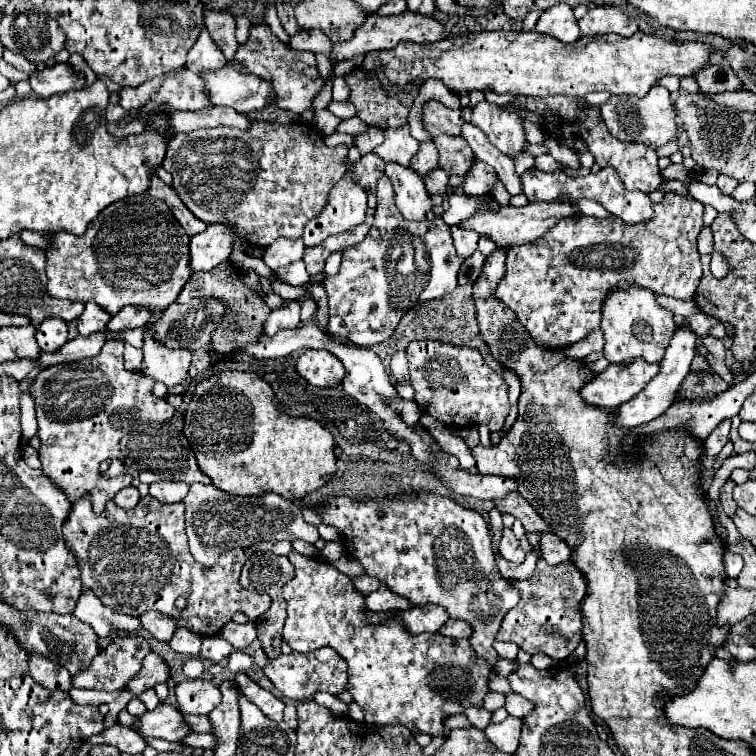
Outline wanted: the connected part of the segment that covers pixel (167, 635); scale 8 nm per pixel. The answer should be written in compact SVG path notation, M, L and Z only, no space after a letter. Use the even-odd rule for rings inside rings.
M144 612L140 616L140 622L158 640L170 640L174 636L176 628L178 628L176 618L168 616L168 614L162 614L162 612Z

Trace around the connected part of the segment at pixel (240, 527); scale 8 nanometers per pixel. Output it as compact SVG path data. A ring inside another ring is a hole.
M192 484L188 496L184 498L186 504L186 534L190 540L192 556L204 564L212 566L220 554L232 548L250 548L258 542L268 540L288 540L294 542L296 538L314 544L320 540L318 528L308 524L302 518L300 504L292 500L284 500L282 496L268 494L268 496L232 496L220 492L220 488Z

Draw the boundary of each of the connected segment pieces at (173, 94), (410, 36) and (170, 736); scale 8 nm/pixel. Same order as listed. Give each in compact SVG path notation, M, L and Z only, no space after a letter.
M182 70L174 78L148 80L136 88L122 88L120 106L124 110L134 108L156 108L168 104L172 110L200 110L210 108L208 92L204 92L204 80L190 70Z
M404 10L398 16L378 16L378 14L370 14L368 20L354 32L354 38L342 44L332 46L332 60L346 60L352 58L356 54L366 54L372 50L390 50L394 48L398 42L402 40L410 40L410 42L436 42L442 40L446 34L446 26L442 22L438 22L434 16L416 16L416 12L408 12Z
M160 704L156 710L142 714L138 726L140 736L156 736L168 742L180 742L192 732L184 720L184 714L170 704Z

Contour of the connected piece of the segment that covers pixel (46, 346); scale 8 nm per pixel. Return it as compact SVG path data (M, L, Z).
M56 318L44 320L44 324L40 324L40 328L36 328L36 342L38 342L40 350L56 352L62 344L68 342L68 326L66 326L66 322L56 320Z

